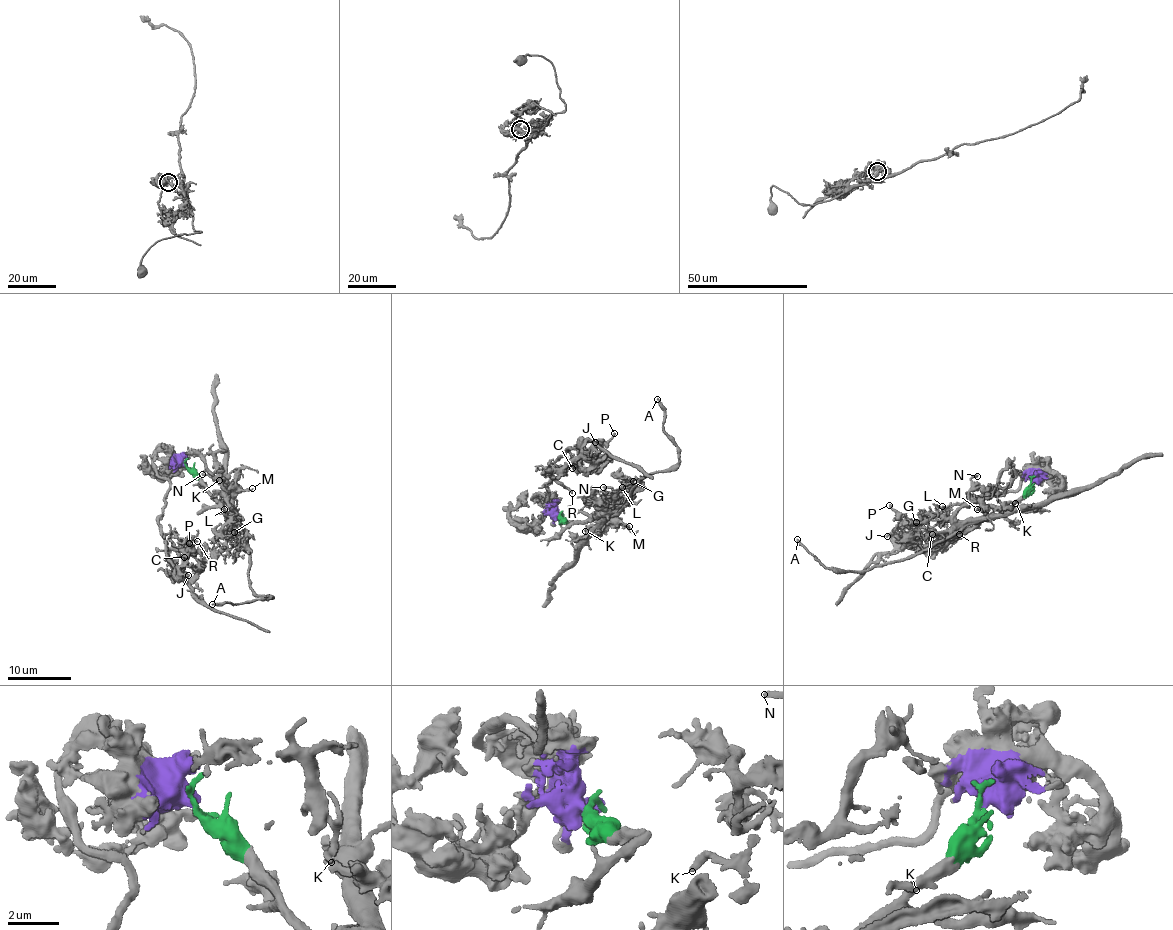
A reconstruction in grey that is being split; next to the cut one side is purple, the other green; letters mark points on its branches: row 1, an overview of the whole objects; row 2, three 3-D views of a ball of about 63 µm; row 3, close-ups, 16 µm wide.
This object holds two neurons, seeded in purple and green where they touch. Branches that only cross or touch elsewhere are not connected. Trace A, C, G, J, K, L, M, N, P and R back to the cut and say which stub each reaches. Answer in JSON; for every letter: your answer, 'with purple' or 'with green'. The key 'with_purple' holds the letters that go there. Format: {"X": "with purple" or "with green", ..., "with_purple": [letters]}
{"A": "with green", "C": "with purple", "G": "with green", "J": "with purple", "K": "with green", "L": "with green", "M": "with green", "N": "with green", "P": "with purple", "R": "with purple", "with_purple": ["C", "J", "P", "R"]}

